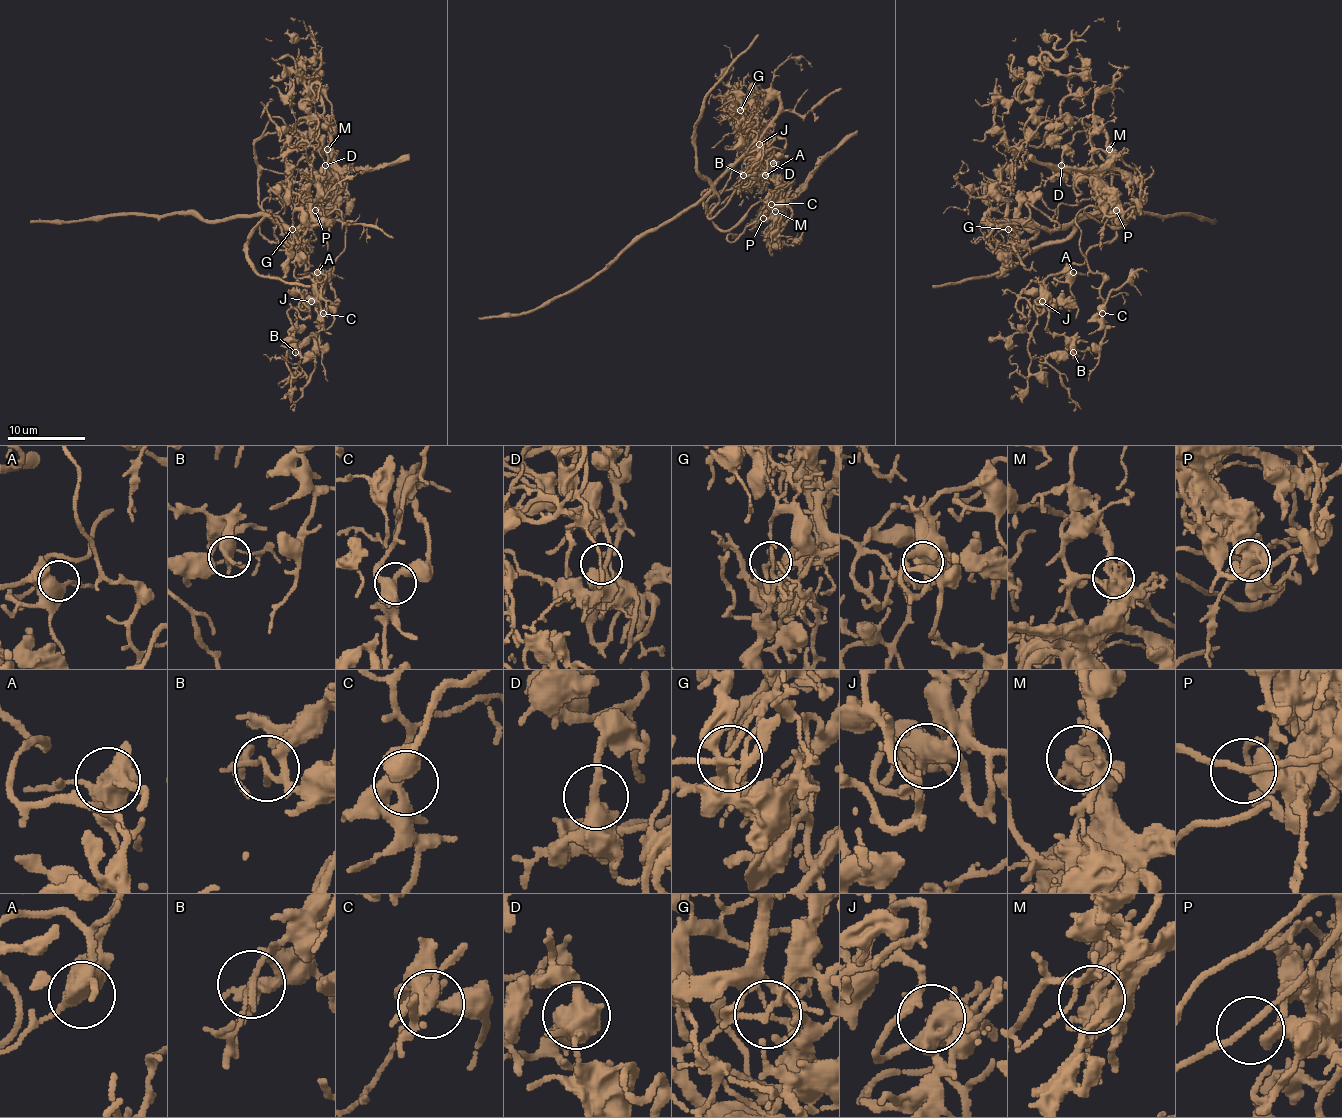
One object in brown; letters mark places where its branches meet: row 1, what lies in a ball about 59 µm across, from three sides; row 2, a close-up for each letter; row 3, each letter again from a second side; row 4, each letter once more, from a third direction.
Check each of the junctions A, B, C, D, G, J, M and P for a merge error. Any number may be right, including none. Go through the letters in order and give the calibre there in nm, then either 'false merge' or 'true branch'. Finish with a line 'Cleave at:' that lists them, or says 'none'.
A: 460 nm thick; true branch
B: 150 nm thick; true branch
C: 360 nm thick; true branch
D: 440 nm thick; true branch
G: 120 nm thick; false merge
J: 440 nm thick; true branch
M: 420 nm thick; false merge
P: 150 nm thick; true branch
Cleave at: G, M

